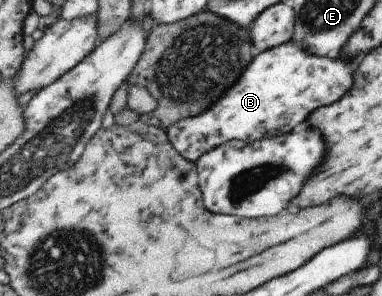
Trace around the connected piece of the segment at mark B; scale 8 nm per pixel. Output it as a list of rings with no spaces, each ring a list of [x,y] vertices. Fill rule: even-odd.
[[[290,41],[281,44],[257,55],[251,64],[245,68],[239,82],[227,92],[227,96],[223,96],[223,100],[213,104],[213,108],[205,110],[203,114],[197,114],[197,116],[188,117],[177,122],[177,124],[173,124],[171,128],[167,129],[166,134],[175,149],[186,160],[197,163],[203,154],[207,154],[213,148],[227,142],[241,140],[242,142],[253,143],[257,140],[265,140],[265,138],[283,134],[283,132],[290,132],[303,124],[305,118],[309,118],[319,108],[325,108],[339,102],[343,96],[347,96],[347,92],[351,92],[351,88],[353,88],[351,82],[353,82],[353,76],[355,76],[355,70],[357,70],[359,63],[358,58],[347,60],[340,55],[333,58],[333,56],[313,54],[297,42]]]

